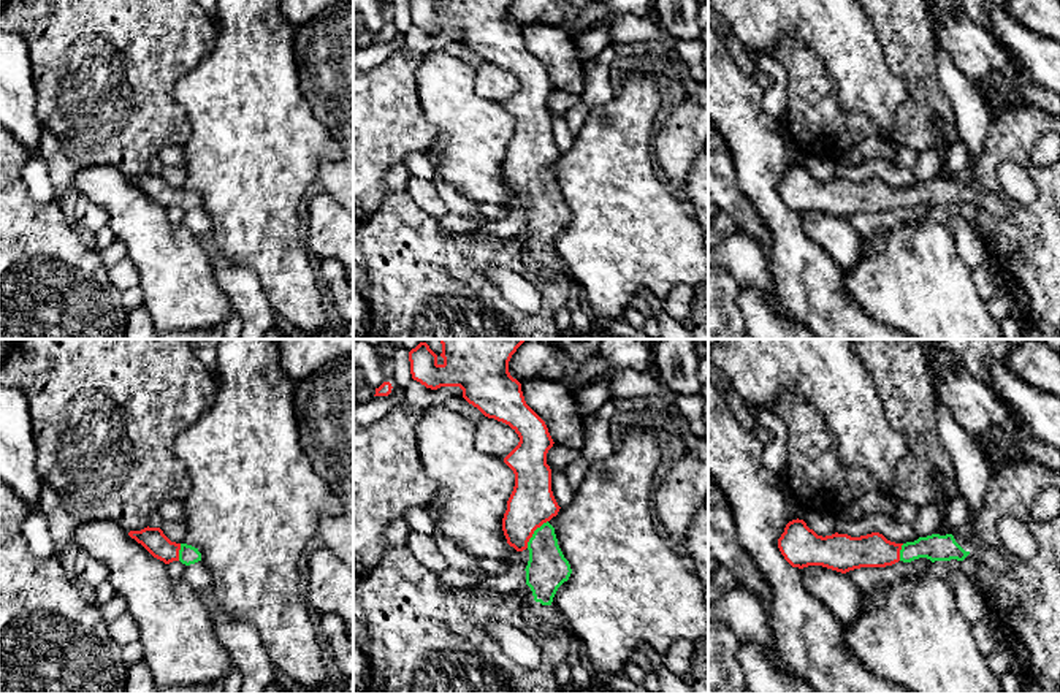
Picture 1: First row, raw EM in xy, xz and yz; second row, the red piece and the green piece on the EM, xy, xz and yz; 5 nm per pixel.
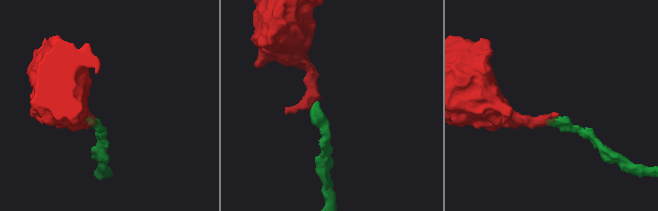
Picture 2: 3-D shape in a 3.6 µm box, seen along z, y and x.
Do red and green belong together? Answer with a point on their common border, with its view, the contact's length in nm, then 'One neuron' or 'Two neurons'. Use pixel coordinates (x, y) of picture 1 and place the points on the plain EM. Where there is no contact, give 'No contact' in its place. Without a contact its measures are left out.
Touches red at xz (533, 178). Shared border 180 nm. One neuron

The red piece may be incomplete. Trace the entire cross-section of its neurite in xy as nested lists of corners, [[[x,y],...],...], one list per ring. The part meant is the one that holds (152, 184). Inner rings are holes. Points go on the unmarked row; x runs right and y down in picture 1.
[[[160,173],[130,176],[128,181],[141,189],[154,203],[170,209],[181,206],[185,211],[201,206],[198,193],[187,189],[171,187]]]

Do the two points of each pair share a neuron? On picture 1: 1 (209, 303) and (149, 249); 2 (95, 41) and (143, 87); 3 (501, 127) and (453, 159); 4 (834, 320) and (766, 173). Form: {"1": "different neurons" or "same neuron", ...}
{"1": "same neuron", "2": "same neuron", "3": "same neuron", "4": "same neuron"}

